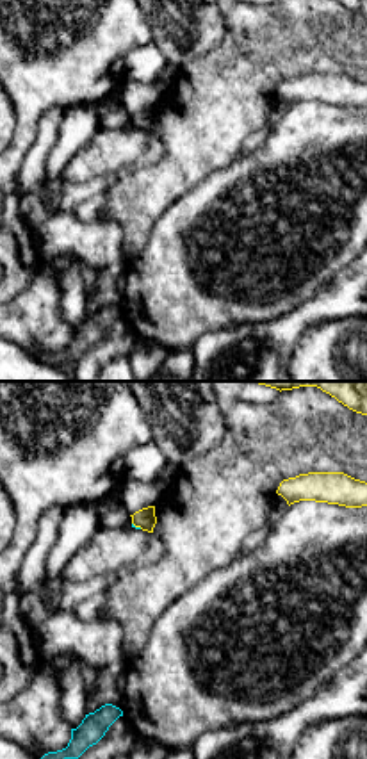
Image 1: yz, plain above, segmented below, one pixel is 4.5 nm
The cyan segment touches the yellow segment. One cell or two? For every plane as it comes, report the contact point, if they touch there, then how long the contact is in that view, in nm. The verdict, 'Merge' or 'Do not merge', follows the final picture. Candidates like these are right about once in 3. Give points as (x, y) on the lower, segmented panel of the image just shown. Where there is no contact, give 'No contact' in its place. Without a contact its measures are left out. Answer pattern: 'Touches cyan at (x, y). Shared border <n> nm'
Touches cyan at (138, 528). Shared border 50 nm

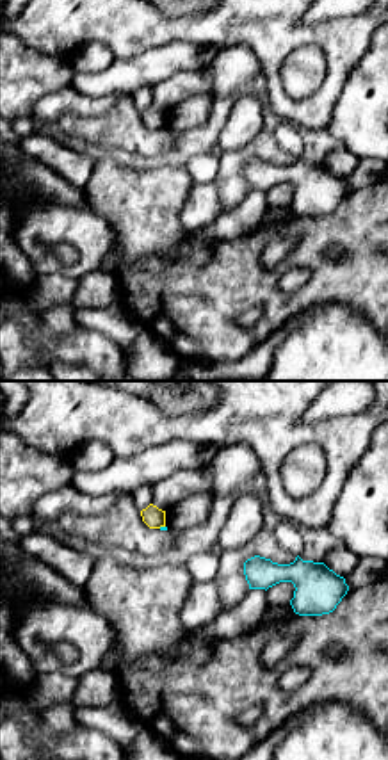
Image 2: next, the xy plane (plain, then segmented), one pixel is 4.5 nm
Touches cyan at (161, 527). Shared border 30 nm

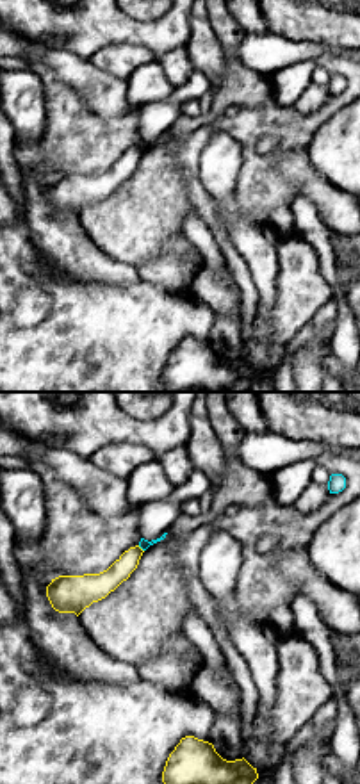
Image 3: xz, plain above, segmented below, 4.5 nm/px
Touches cyan at (141, 547). Shared border 40 nm

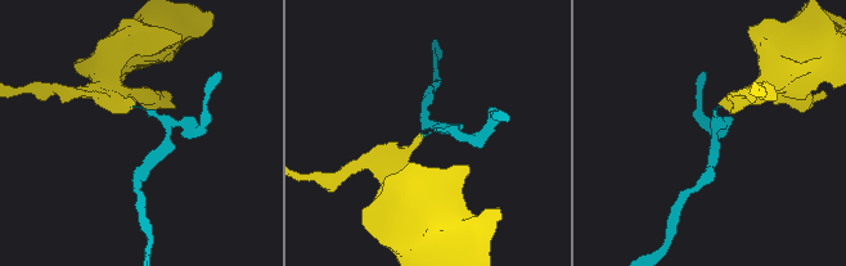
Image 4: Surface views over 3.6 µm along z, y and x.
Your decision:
Do not merge

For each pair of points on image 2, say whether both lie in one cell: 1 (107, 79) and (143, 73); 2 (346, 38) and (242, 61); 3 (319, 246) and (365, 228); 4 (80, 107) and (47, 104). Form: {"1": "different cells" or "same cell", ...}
{"1": "same cell", "2": "different cells", "3": "same cell", "4": "same cell"}

